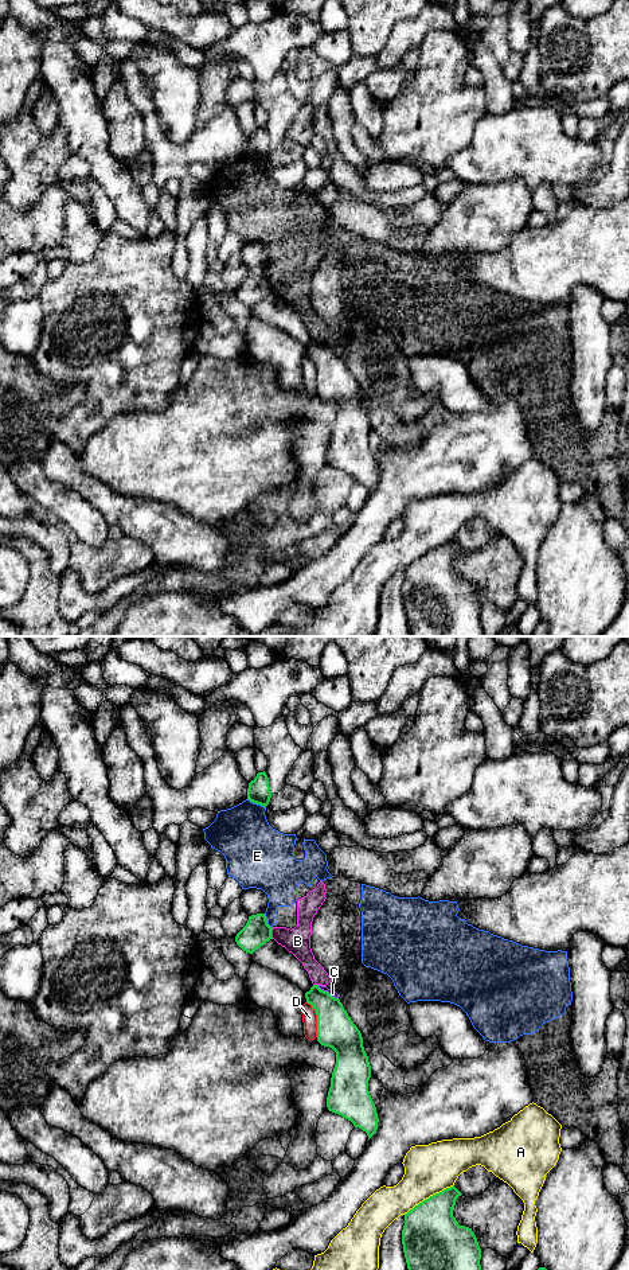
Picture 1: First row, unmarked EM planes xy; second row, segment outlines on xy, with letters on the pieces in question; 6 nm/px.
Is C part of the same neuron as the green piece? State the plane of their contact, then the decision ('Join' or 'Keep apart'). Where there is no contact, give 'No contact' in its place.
Touches green in xy. Keep apart

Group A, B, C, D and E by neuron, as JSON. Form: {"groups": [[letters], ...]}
{"groups": [["A"], ["B", "C", "E"], ["D"]]}

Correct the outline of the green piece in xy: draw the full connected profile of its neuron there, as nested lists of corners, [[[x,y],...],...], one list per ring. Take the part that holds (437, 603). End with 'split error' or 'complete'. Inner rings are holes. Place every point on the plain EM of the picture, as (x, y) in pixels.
[[[453,539],[405,568],[402,599],[411,636],[484,636],[477,592],[453,570],[461,549]]]; complete

